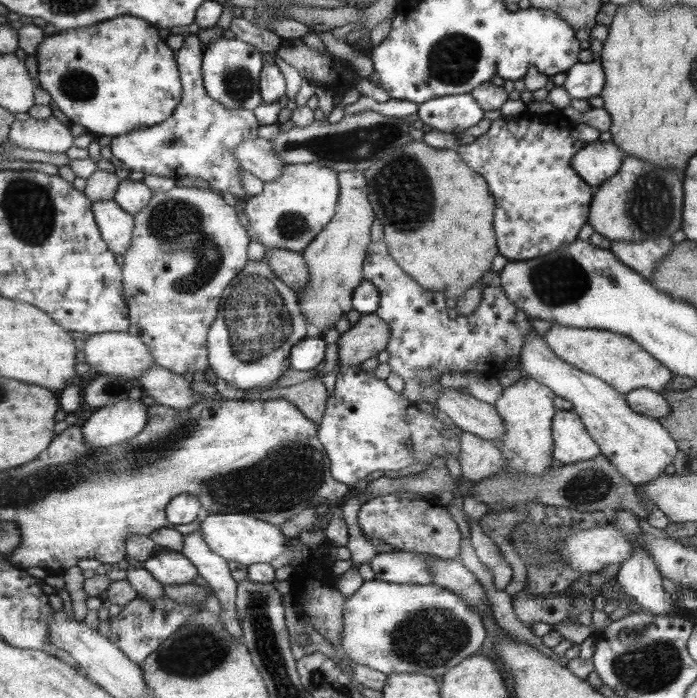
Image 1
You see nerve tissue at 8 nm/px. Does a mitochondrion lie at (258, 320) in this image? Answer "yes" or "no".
yes

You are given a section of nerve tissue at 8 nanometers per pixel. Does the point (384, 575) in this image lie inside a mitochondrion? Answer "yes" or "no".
no

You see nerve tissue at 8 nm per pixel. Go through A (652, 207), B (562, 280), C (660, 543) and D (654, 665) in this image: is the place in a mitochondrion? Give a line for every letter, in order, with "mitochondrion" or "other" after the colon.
A: mitochondrion
B: mitochondrion
C: other
D: mitochondrion

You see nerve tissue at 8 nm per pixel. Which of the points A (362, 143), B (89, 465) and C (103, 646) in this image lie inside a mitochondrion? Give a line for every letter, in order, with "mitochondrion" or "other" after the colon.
A: mitochondrion
B: mitochondrion
C: other

